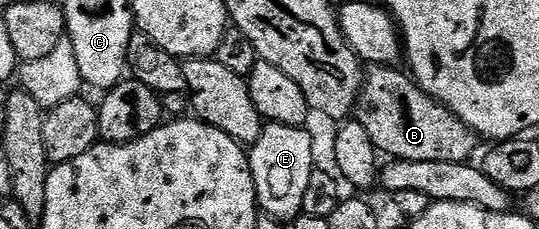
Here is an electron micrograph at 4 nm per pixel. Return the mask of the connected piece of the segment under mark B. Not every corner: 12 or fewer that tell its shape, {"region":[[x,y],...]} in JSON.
{"region":[[405,71],[365,73],[353,115],[379,153],[467,163],[479,137]]}

